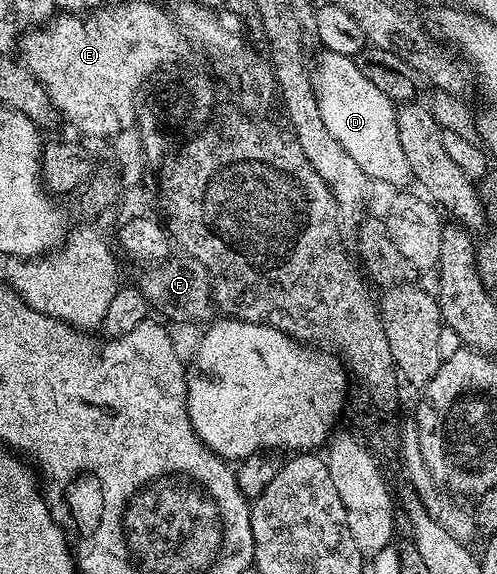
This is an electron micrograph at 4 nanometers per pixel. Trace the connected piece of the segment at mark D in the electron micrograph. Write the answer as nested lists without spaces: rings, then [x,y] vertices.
[[[319,50],[313,60],[312,74],[320,117],[345,153],[375,184],[387,183],[394,187],[390,189],[405,188],[412,176],[408,157],[404,157],[404,149],[400,149],[395,104],[360,73],[355,60],[349,55]]]

